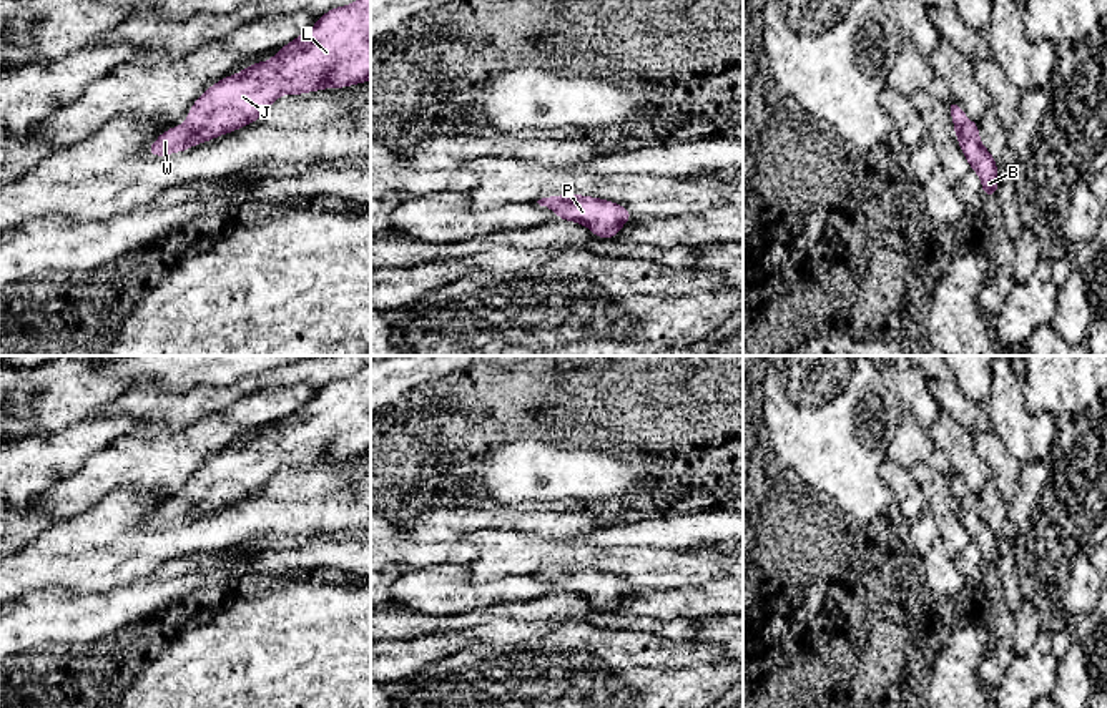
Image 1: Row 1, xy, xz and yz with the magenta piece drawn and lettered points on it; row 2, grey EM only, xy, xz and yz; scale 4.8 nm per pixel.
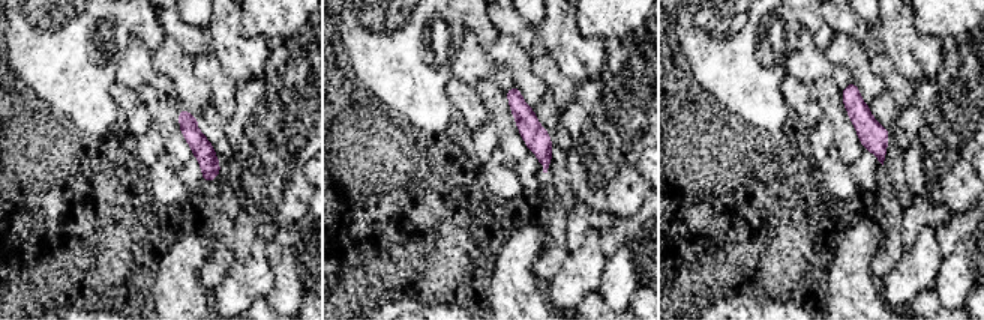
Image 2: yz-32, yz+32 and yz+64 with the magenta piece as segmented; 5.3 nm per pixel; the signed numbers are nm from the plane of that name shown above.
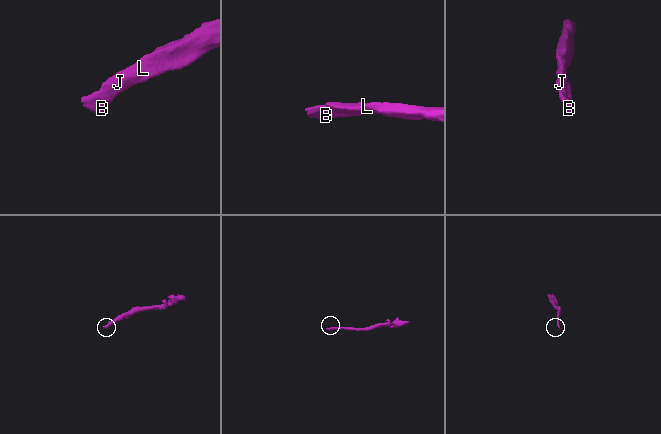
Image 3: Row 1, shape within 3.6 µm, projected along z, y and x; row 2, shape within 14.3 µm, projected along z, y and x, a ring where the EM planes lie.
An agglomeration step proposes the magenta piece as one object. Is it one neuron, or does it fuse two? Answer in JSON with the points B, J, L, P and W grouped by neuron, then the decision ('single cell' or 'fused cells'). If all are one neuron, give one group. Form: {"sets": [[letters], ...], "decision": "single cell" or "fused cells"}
{"sets": [["B", "J", "L", "P", "W"]], "decision": "single cell"}

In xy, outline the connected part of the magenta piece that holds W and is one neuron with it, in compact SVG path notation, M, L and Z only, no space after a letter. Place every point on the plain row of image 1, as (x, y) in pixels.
M371 364L321 387L312 401L268 434L256 434L211 457L183 497L146 522L165 529L258 494L281 467L346 460L371 452Z

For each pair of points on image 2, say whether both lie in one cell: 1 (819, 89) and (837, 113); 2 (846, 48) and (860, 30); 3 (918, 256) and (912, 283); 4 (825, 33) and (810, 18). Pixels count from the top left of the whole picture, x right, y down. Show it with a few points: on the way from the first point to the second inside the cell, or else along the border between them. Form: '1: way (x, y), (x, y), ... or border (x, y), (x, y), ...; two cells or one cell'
1: way (825, 95), (833, 107); one cell
2: border (836, 32), (846, 33), (863, 44); two cells
3: way (918, 262), (912, 277); one cell
4: way (822, 30), (813, 21); one cell

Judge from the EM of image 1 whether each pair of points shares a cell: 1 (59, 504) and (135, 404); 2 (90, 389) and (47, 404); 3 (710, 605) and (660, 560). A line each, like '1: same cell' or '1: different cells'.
1: different cells
2: same cell
3: different cells

